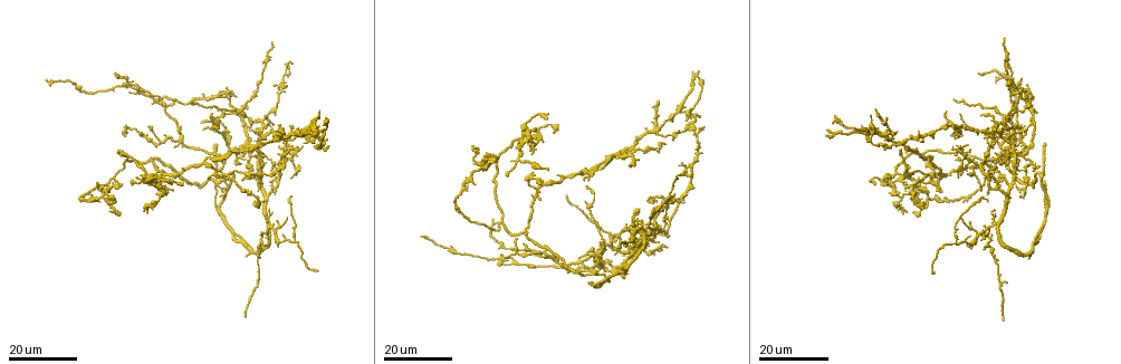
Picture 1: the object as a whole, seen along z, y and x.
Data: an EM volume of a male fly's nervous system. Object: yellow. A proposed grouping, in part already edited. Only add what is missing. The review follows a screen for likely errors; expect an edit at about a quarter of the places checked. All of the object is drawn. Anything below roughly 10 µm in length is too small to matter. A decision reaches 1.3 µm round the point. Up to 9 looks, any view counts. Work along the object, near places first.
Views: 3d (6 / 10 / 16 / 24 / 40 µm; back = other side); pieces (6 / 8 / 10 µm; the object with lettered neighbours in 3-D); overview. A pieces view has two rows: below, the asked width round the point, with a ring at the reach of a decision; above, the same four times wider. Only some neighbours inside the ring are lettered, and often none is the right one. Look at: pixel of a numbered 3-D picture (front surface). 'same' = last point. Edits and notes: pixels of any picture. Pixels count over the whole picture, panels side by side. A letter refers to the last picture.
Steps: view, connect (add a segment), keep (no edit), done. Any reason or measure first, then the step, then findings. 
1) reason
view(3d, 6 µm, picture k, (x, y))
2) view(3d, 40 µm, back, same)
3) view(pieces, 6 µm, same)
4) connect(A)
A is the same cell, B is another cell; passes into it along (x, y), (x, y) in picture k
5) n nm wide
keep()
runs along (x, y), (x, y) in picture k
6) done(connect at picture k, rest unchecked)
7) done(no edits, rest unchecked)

branch stops here
view(3d, 24 µm, picture 1, (202, 128))

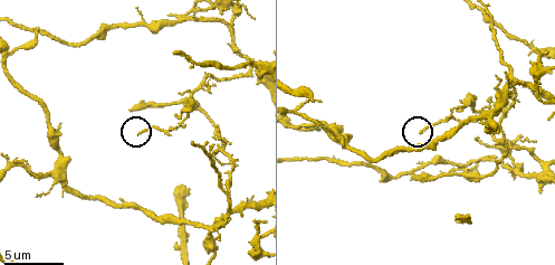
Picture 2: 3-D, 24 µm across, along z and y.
what lies round it
view(pieces, 8 µm, picture 2, (422, 133))

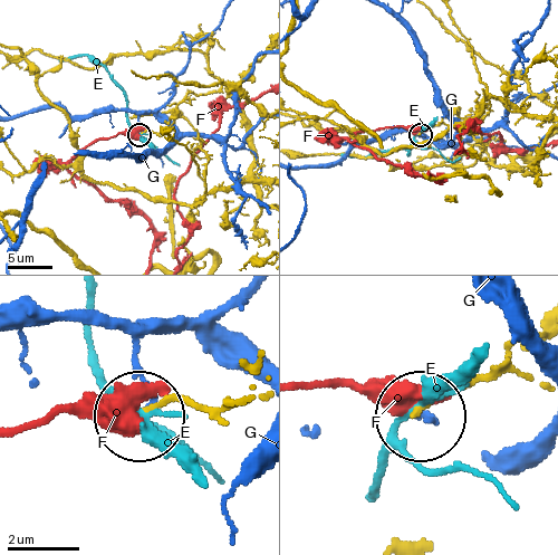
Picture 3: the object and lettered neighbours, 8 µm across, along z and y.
keep()
E, F and G are other cells; runs along (221, 405), (203, 411), (166, 402), (143, 411) in picture 3; none of them fits

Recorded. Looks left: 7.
free end
view(3d, 16 µm, picture 1, (829, 131))

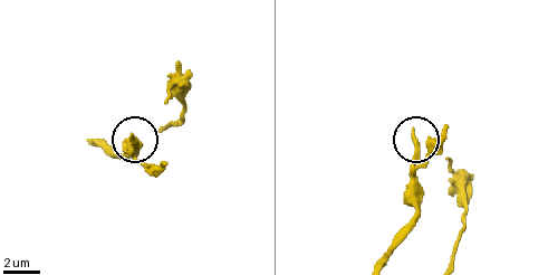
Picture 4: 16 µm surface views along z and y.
what lies round it
view(pieces, 8 µm, picture 4, (131, 137))

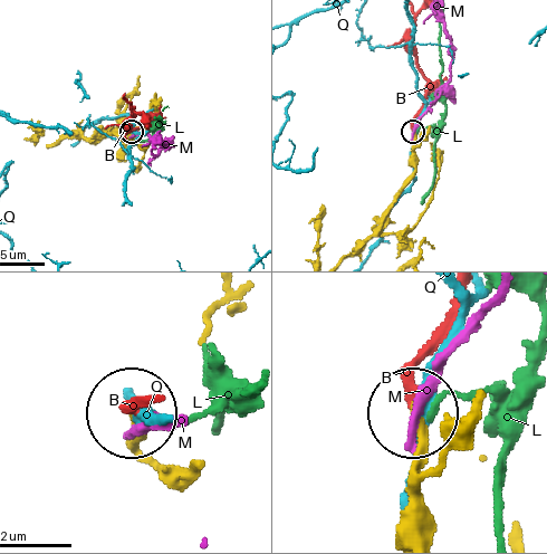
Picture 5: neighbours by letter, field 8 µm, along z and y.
220 nm wide
connect(B)
B is the same cell, L, M and Q are other cells; passes into it along (413, 153), (413, 121), (426, 87), (415, 53), (413, 10) in picture 5; the cell continues

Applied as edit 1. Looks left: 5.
redraw
view(overview)

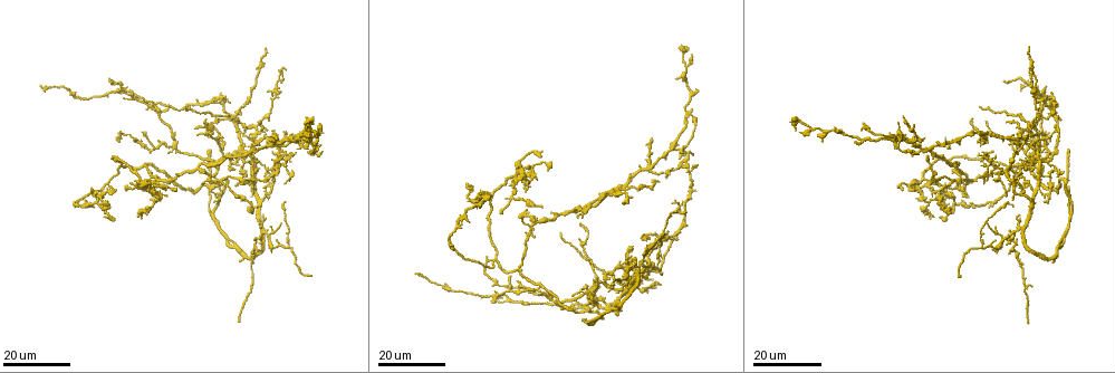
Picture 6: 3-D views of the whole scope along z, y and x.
view(3d, 16 µm, picture 6, (684, 212))

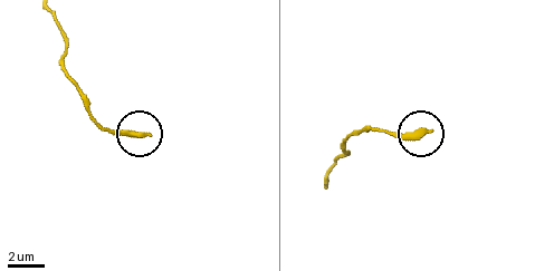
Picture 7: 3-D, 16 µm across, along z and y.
see the neighbours
view(pieces, 10 µm, picture 7, (145, 133))

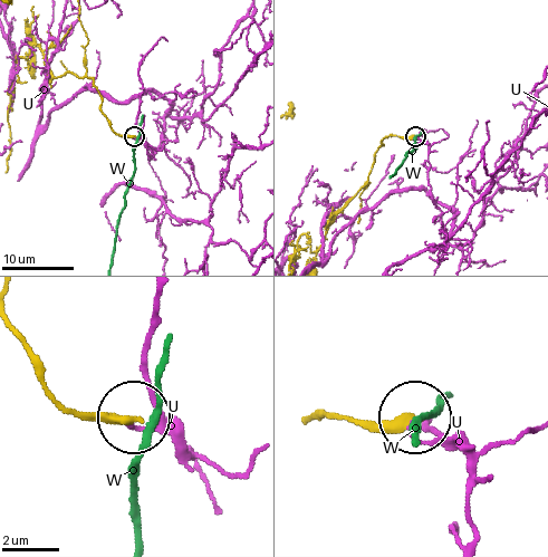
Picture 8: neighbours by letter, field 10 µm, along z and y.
keep()
U and W are other cells; runs along (75, 74), (92, 79), (112, 128), (133, 136) in picture 8; none of them fits

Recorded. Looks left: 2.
tapers out
view(3d, 16 µm, picture 1, (1027, 258))

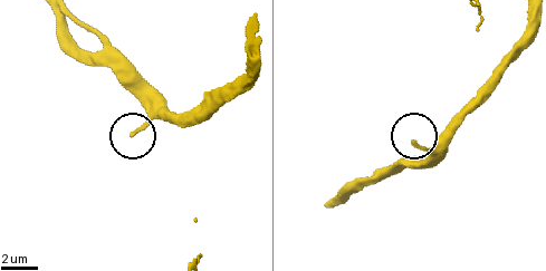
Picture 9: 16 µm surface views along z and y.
what lies round it
view(pieces, 10 µm, picture 9, (131, 133))

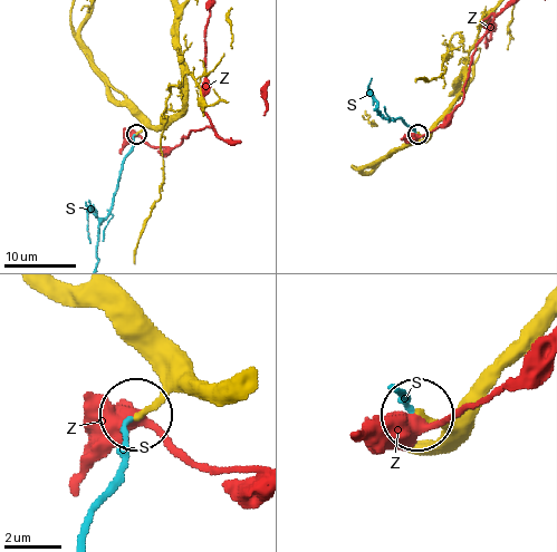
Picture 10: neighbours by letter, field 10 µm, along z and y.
connect(S)
S is the same cell, Z is another cell; passes into it along (134, 116), (142, 126), (97, 239) in picture 10; it goes on there

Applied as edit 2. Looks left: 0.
done(connect at picture 5, connect at picture 10, rest unchecked)

